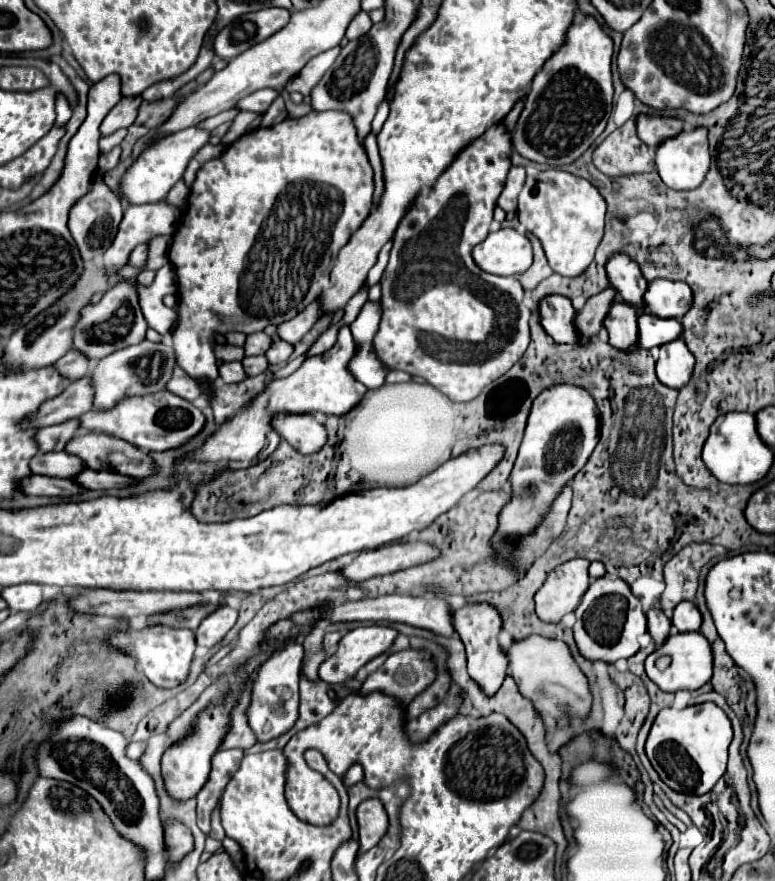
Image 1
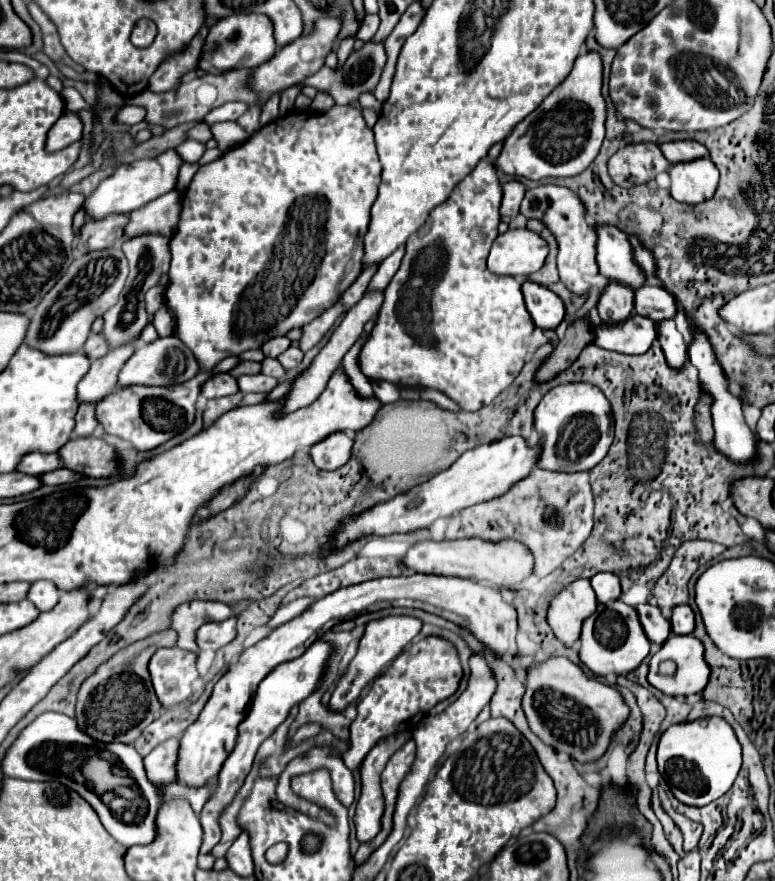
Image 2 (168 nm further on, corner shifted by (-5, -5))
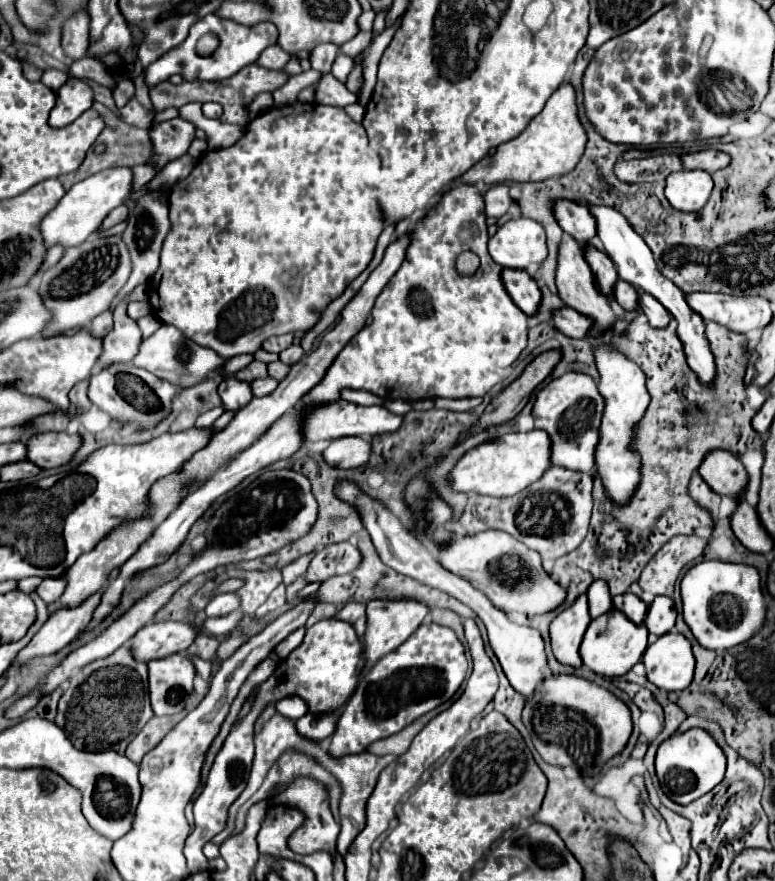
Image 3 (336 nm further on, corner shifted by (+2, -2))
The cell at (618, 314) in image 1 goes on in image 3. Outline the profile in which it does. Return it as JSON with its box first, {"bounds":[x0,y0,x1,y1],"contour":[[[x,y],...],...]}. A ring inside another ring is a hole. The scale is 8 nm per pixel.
{"bounds":[583,243,619,295],"contour":[[[591,243],[583,247],[583,253],[585,253],[585,261],[589,263],[589,267],[593,271],[597,287],[601,289],[601,293],[611,295],[613,293],[613,285],[619,279],[613,261],[599,247],[595,247]]]}

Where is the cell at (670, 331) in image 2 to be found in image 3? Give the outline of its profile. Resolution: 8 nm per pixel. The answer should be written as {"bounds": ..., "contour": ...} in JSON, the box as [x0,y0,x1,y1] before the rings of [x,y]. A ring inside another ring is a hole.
{"bounds":[639,291,671,327],"contour":[[[645,291],[639,293],[639,309],[647,315],[647,319],[653,327],[665,327],[671,321],[667,309],[653,295],[649,295]]]}

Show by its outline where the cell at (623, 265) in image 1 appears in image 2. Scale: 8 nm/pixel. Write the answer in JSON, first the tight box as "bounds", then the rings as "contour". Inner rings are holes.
{"bounds":[596,226,646,290],"contour":[[[596,226],[598,228],[598,266],[600,274],[610,282],[624,284],[632,290],[638,290],[646,284],[644,270],[634,260],[634,248],[630,244],[628,234],[612,226]]]}

